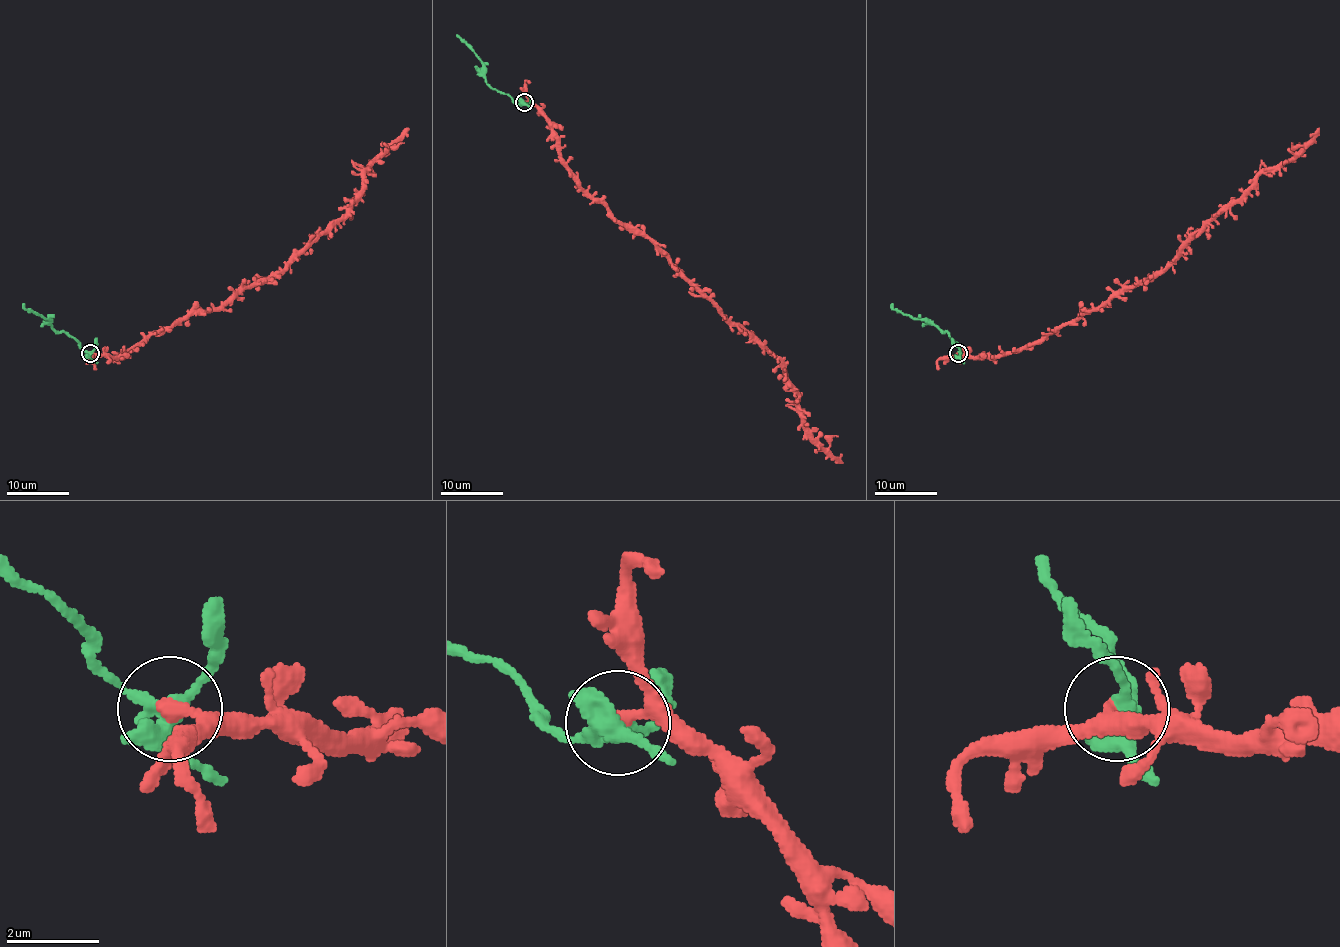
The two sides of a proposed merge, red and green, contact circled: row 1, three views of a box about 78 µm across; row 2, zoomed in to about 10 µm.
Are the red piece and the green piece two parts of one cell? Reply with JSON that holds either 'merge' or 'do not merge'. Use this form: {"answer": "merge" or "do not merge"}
{"answer": "do not merge"}

